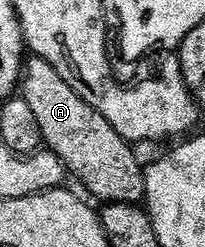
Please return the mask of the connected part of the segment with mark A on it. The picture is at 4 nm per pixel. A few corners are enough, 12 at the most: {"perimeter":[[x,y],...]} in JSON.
{"perimeter":[[45,59],[21,97],[43,145],[99,200],[139,205],[132,146]]}

